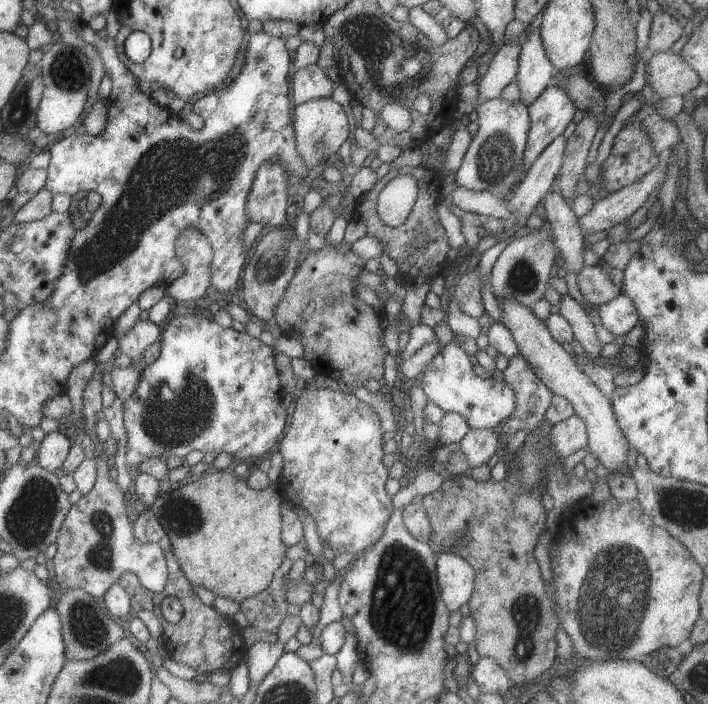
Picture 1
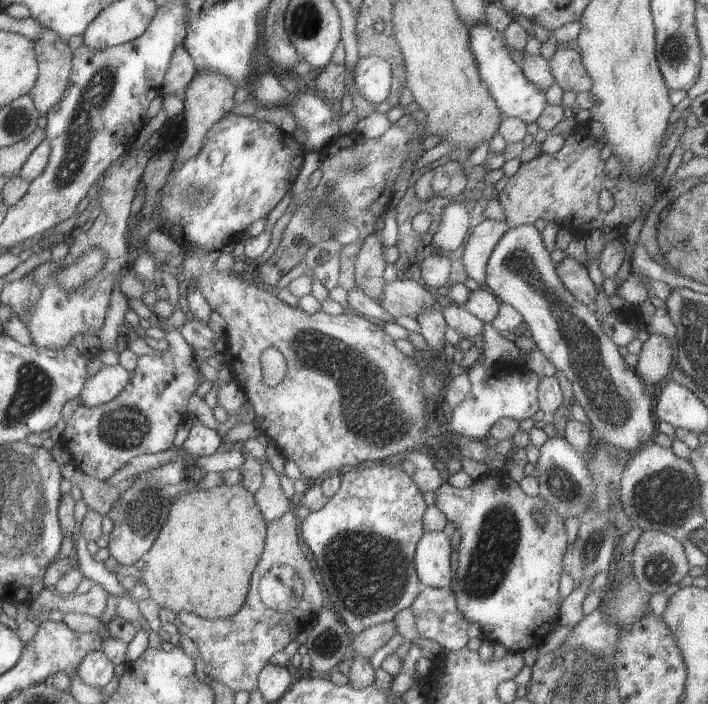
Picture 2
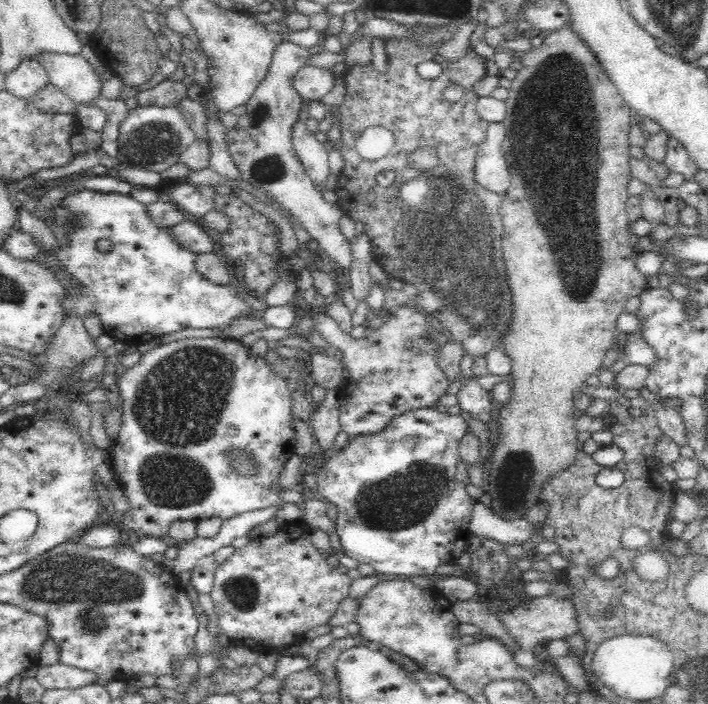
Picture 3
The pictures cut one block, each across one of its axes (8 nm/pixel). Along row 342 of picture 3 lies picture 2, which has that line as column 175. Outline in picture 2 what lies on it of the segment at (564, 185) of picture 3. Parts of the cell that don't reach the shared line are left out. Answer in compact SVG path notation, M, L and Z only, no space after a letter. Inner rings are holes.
M241 482L230 486L219 485L206 491L184 493L174 503L169 521L141 564L141 580L147 584L150 596L161 608L171 609L176 614L187 611L206 619L234 617L250 596L255 569L266 549L268 525L255 495Z

